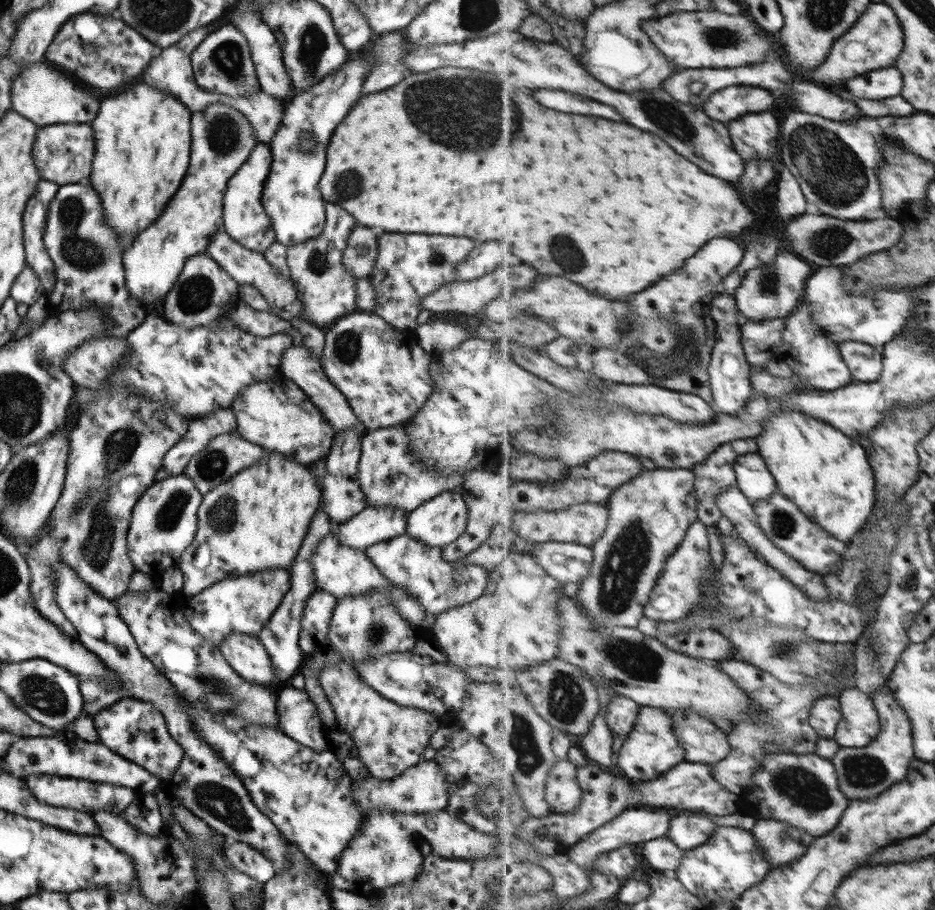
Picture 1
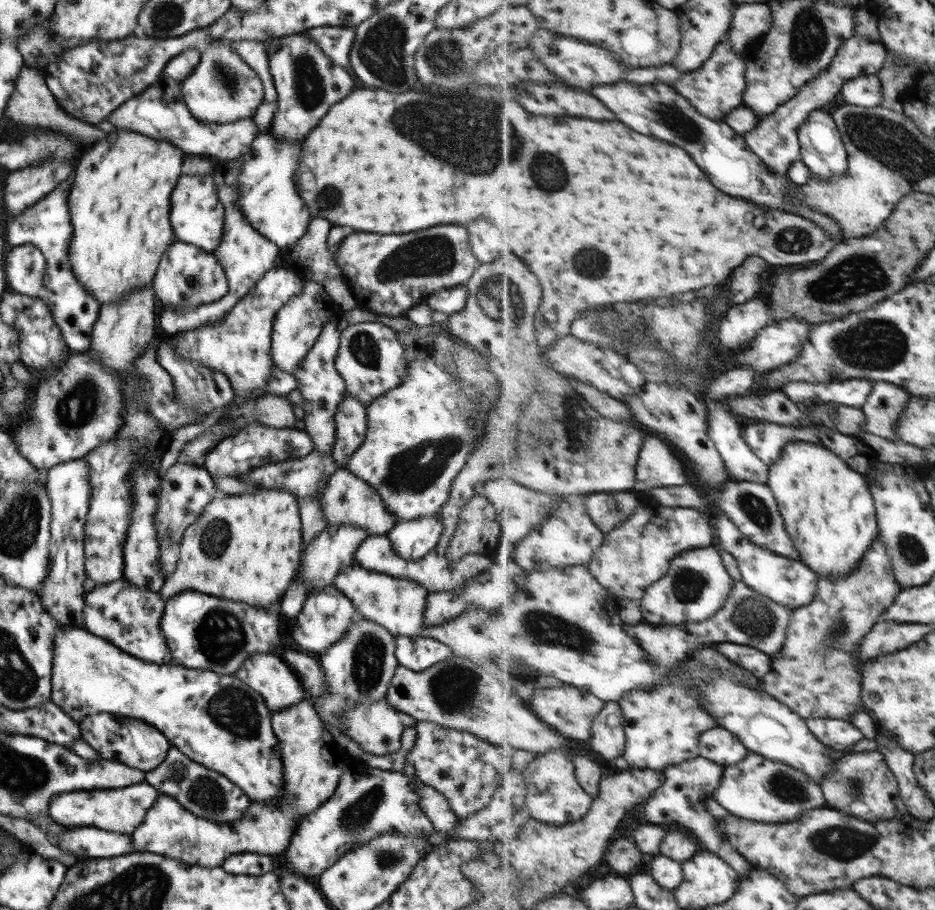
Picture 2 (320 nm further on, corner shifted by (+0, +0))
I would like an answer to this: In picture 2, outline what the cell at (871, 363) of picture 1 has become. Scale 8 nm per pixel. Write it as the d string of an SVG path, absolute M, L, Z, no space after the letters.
M875 380L873 386L872 394L862 406L867 418L863 433L897 439L897 421L905 413L912 396L909 391L892 382Z

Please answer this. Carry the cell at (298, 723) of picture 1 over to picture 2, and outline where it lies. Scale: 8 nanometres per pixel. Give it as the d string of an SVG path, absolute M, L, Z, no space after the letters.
M305 699L288 708L271 712L270 727L277 739L281 764L283 764L282 797L274 805L250 801L247 810L237 820L218 823L191 814L174 798L159 796L157 804L149 807L149 812L145 813L143 822L130 834L130 841L134 847L133 852L160 854L165 858L174 858L189 865L211 868L221 866L228 856L243 852L265 854L272 858L279 857L284 852L285 846L289 844L297 822L321 806L333 794L342 773L342 763L336 742L323 727L315 709Z

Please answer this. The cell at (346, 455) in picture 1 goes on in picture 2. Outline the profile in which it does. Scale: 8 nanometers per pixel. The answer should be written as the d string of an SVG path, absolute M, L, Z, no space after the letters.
M344 391L341 402L337 405L337 410L334 416L335 422L335 444L330 452L331 459L337 464L339 469L345 468L344 464L349 459L351 454L354 454L355 449L361 446L367 432L366 407L362 402L359 402L354 396L351 396L347 391Z

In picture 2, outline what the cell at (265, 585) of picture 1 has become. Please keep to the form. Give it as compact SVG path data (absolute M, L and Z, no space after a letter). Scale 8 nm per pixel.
M191 590L170 596L164 602L158 627L172 658L171 664L233 675L254 652L275 653L279 644L277 602L266 608L254 608Z

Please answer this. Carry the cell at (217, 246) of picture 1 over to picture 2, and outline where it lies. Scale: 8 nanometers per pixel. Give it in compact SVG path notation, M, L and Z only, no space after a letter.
M185 175L177 178L169 196L169 221L177 241L210 253L217 248L223 228L224 208L219 202L212 175Z

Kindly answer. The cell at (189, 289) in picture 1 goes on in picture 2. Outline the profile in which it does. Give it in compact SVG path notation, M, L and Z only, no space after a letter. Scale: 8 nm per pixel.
M174 240L167 245L159 259L151 287L154 295L163 303L164 309L179 312L219 300L227 292L228 284L221 265L211 253Z

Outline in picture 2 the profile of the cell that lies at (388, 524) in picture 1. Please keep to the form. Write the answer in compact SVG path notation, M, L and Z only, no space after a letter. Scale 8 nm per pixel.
M327 524L319 534L303 550L300 556L298 574L306 582L306 588L319 590L324 586L331 585L335 575L353 562L353 554L357 546L369 535L366 530L351 526L350 524Z

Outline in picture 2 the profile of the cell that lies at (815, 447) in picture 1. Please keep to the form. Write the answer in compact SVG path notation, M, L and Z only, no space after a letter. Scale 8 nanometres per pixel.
M804 441L786 445L780 461L770 466L767 485L773 490L801 561L818 575L842 578L850 574L880 536L876 499L866 476L823 445Z

